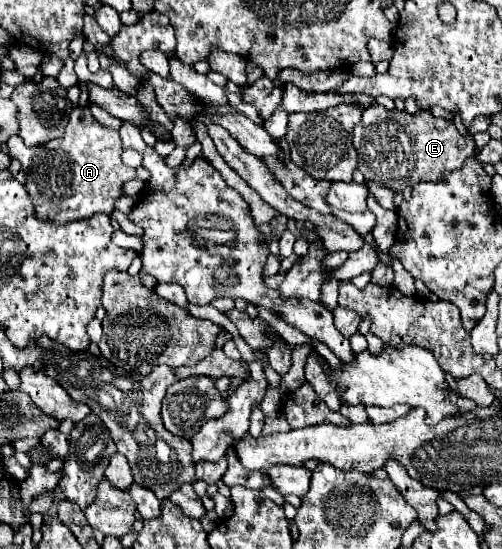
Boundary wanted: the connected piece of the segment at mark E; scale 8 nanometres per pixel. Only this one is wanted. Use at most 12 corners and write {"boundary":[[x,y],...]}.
{"boundary":[[372,104],[358,170],[394,192],[436,182],[474,140],[430,110]]}

